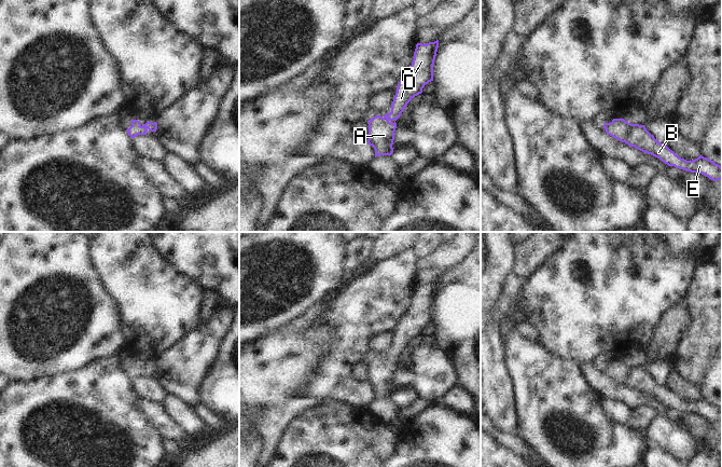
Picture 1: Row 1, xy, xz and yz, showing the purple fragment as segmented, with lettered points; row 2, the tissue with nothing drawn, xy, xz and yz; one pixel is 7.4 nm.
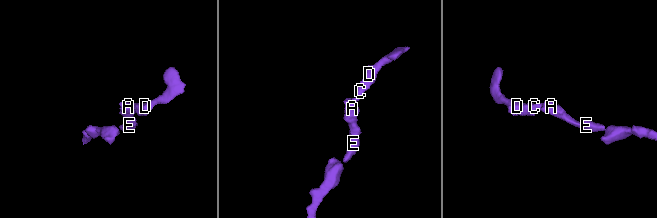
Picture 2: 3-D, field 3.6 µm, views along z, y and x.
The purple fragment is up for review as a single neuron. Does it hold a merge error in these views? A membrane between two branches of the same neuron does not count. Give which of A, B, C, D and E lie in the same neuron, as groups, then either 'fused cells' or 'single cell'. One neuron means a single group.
groups A B C D E; single cell

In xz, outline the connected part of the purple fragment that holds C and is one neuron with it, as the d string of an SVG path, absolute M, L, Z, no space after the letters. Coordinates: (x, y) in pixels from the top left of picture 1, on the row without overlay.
M439 281L427 286L416 286L412 307L397 328L397 334L391 345L391 354L386 355L383 359L376 357L367 362L367 385L374 389L375 399L392 396L397 370L397 365L392 362L397 362L407 345L422 334L426 326L433 322L433 306L438 289Z

